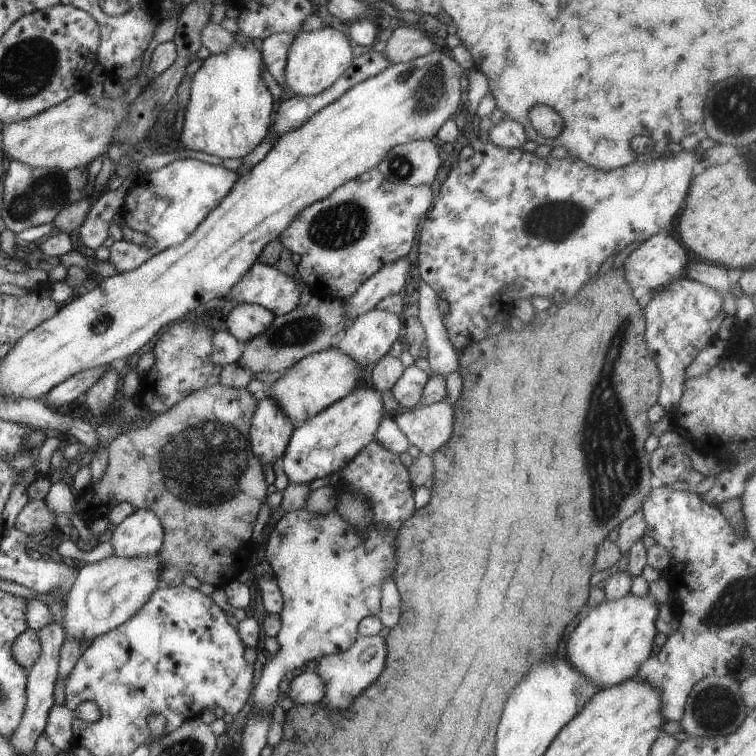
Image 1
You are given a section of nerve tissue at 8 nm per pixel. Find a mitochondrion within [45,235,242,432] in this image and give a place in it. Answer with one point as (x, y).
(189, 346)

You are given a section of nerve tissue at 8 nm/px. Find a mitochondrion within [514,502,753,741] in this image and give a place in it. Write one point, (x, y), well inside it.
(714, 706)

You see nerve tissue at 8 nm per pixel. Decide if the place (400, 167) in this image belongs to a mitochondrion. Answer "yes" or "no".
yes

